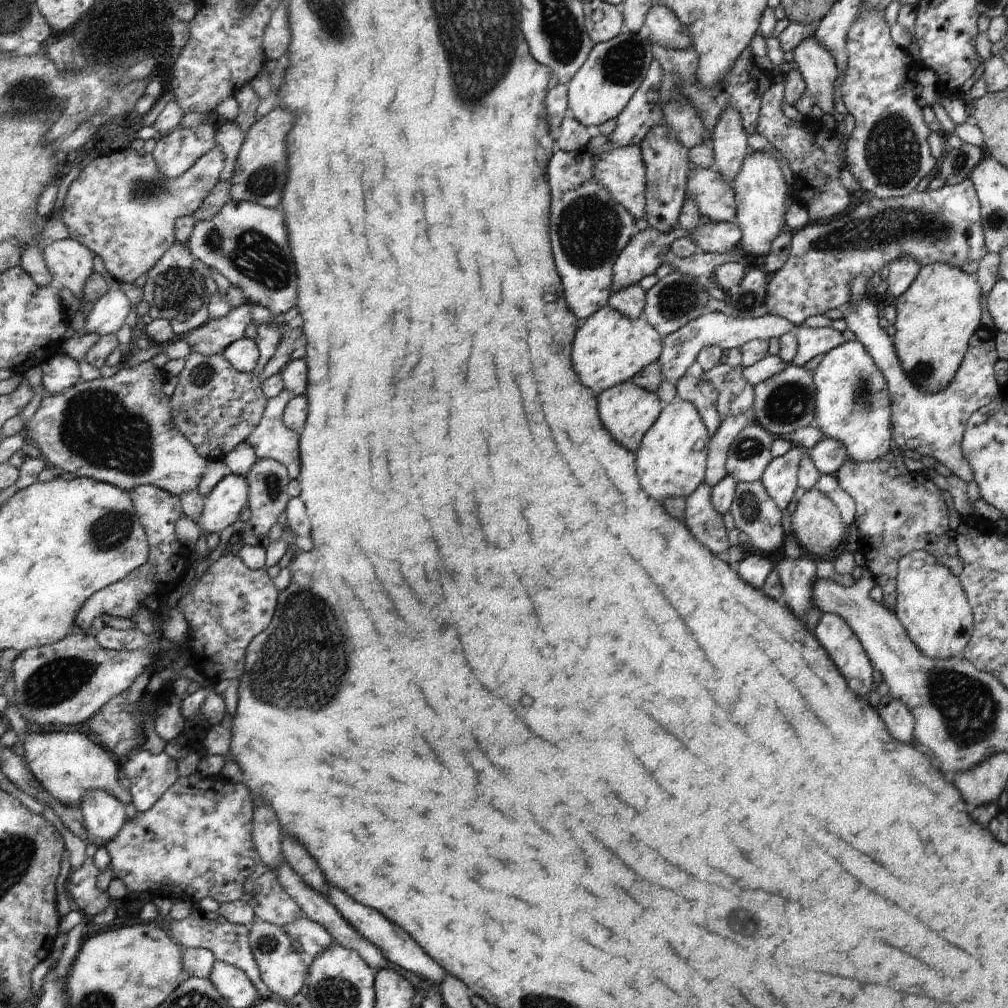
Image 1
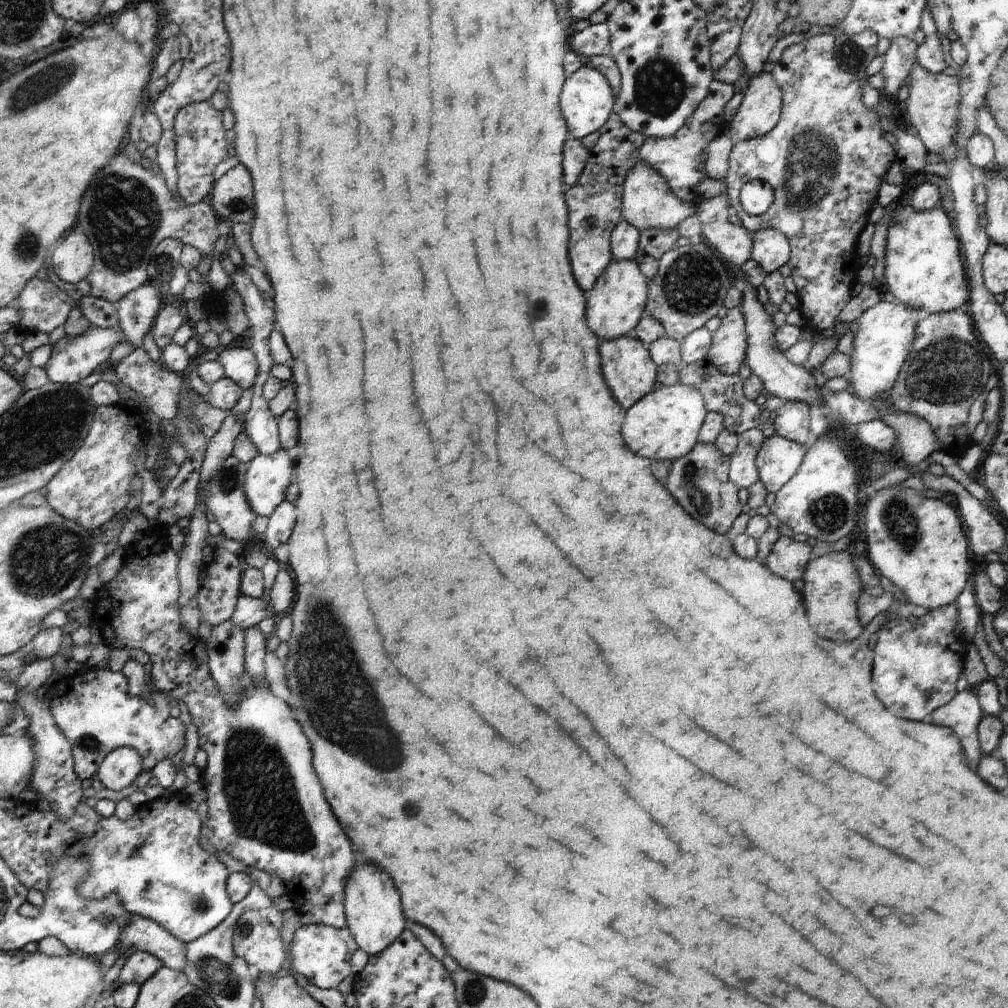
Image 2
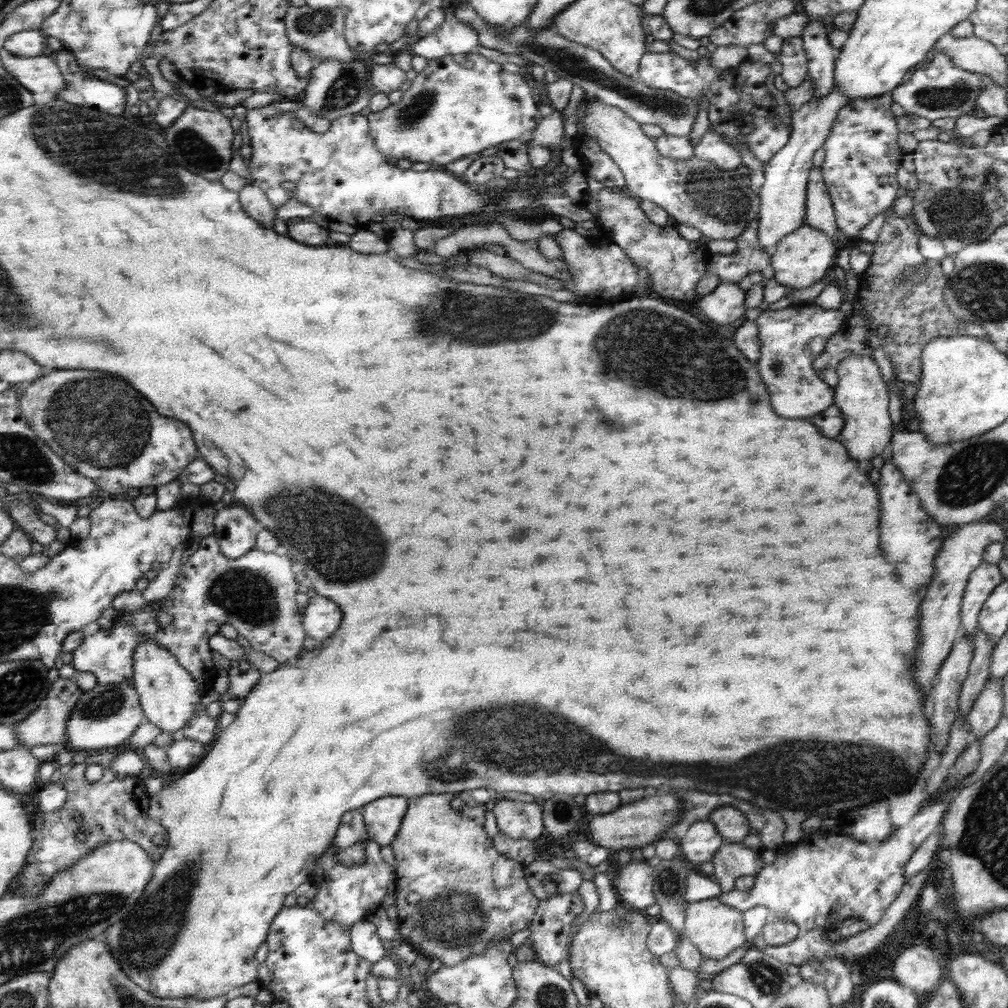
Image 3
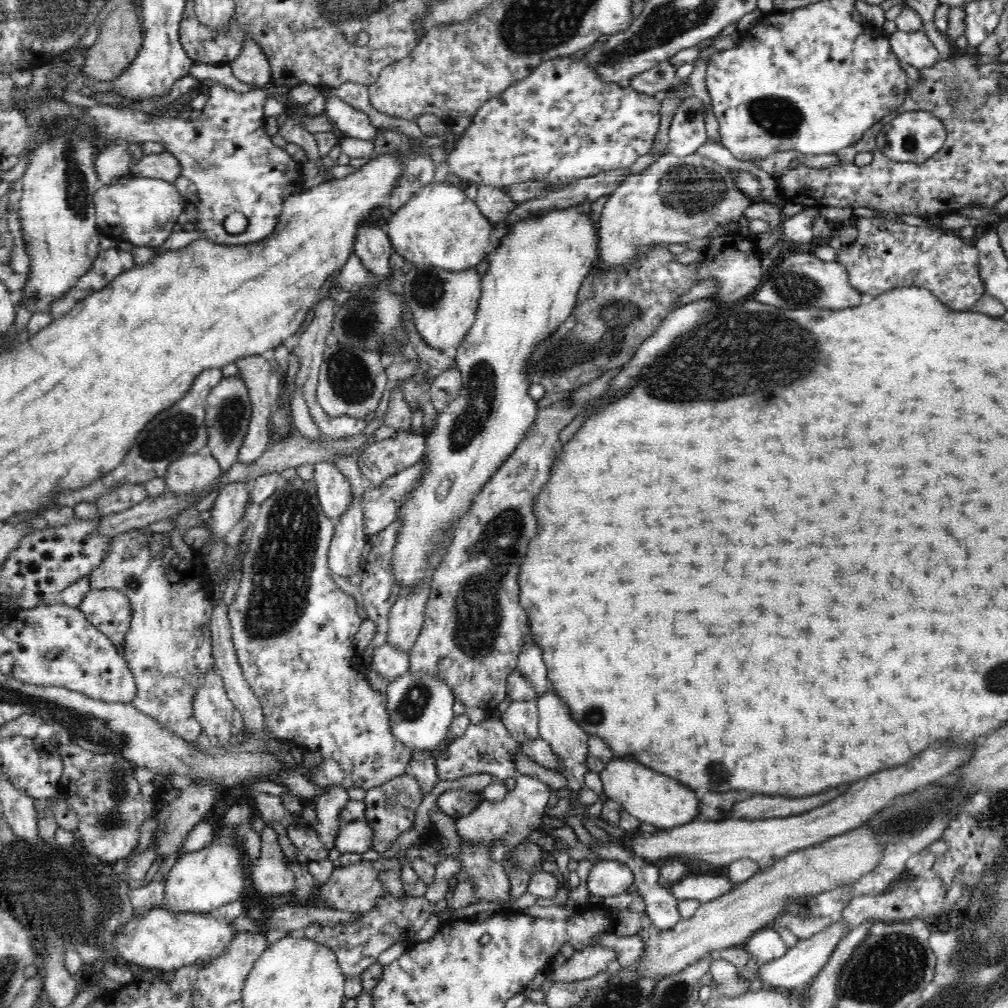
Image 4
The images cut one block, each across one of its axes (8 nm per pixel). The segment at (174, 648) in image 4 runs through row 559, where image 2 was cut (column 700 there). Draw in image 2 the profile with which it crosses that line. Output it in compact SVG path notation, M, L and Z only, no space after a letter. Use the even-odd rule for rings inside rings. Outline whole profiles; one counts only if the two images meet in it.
M711 82L709 92L703 98L703 102L695 108L691 118L687 118L687 124L681 126L679 132L675 132L671 138L657 140L657 138L645 138L639 148L639 162L645 166L651 166L659 178L663 178L669 186L669 190L679 198L681 202L699 204L703 196L697 192L697 184L701 178L705 178L705 162L701 162L701 150L707 150L709 142L717 136L721 136L727 128L727 122L723 120L723 106L733 98L735 86L723 84L723 82Z

